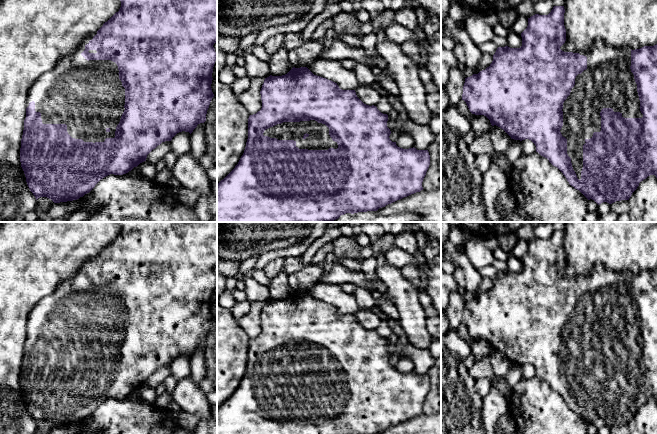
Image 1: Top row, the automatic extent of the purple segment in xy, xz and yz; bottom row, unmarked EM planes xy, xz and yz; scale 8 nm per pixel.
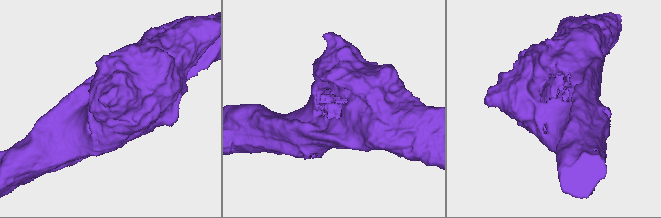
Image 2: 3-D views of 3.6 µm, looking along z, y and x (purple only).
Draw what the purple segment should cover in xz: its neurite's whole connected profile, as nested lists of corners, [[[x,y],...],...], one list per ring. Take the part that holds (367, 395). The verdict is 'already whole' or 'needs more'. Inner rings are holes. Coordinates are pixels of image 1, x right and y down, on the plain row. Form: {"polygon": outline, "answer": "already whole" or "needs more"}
{"polygon": [[[293,291],[287,298],[282,300],[272,300],[265,302],[261,315],[262,332],[256,338],[248,342],[248,363],[243,379],[235,392],[219,407],[217,407],[217,434],[378,434],[397,424],[407,421],[423,414],[422,406],[430,389],[430,379],[428,374],[417,374],[416,372],[403,373],[392,366],[389,362],[391,355],[387,351],[388,339],[381,337],[376,330],[364,328],[356,319],[355,314],[342,314],[337,307],[326,302],[314,299],[307,291]]], "answer": "needs more"}

